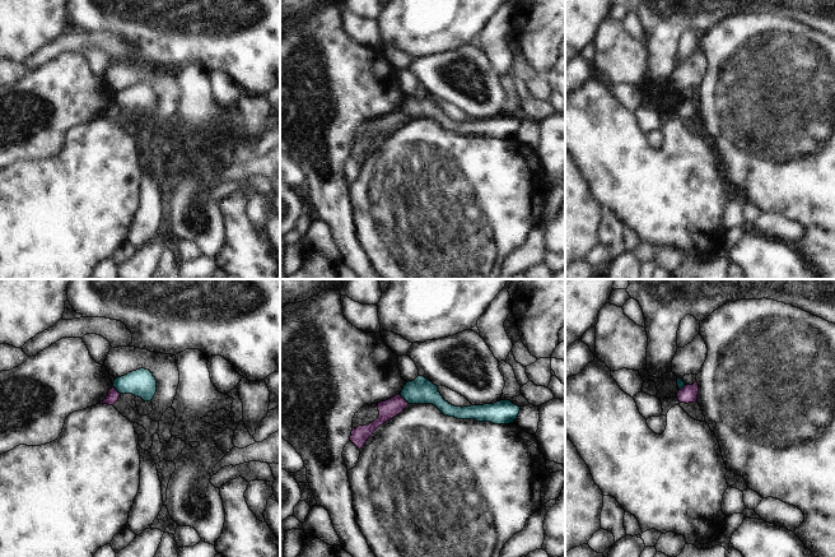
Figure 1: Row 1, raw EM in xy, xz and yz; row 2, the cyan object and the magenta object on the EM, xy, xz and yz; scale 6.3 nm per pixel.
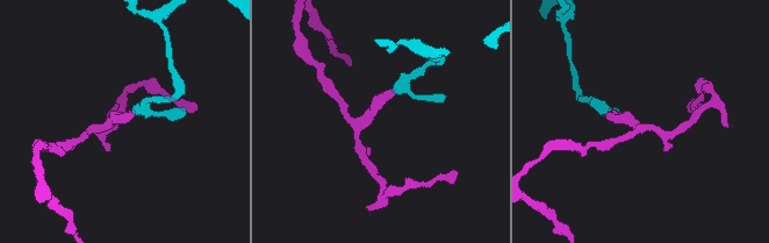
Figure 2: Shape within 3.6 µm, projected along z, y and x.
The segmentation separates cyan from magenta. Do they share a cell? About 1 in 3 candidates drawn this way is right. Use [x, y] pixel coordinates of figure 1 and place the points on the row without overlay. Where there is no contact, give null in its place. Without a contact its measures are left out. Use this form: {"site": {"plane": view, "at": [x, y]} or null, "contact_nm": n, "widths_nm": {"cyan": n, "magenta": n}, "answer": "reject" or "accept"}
{"site": {"plane": "xz", "at": [404, 112]}, "contact_nm": 90, "widths_nm": {"cyan": 160, "magenta": 120}, "answer": "reject"}

